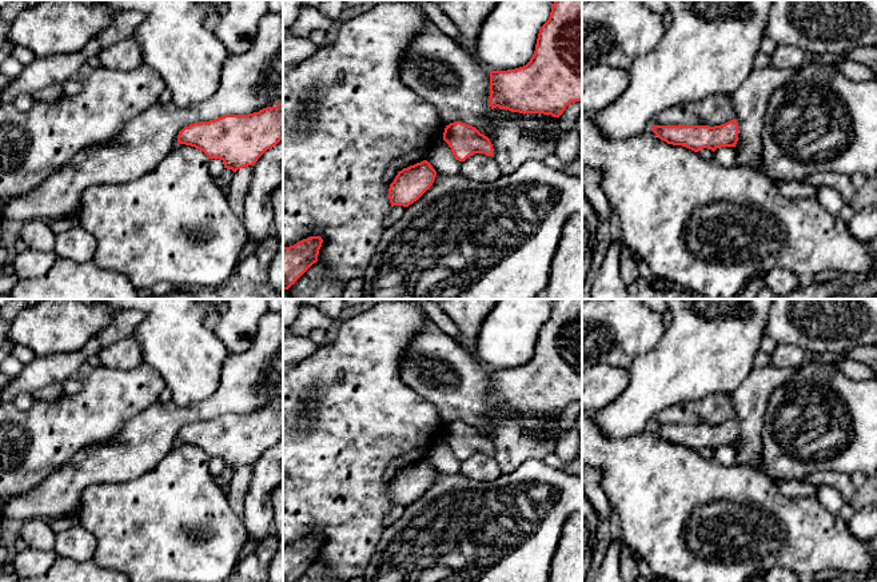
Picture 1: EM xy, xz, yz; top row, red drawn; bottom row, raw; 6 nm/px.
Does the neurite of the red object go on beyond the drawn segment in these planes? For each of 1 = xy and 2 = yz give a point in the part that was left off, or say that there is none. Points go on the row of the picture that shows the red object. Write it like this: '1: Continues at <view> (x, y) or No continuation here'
1: No continuation here
2: No continuation here

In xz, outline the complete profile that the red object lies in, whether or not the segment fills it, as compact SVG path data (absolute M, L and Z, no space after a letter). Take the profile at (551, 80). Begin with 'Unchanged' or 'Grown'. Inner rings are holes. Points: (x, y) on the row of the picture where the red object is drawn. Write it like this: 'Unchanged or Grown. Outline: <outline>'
Unchanged. Outline: M555 0L549 20L541 27L530 61L519 68L490 71L490 107L519 113L559 117L567 105L582 101L582 0Z

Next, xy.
Unchanged. Outline: M283 101L248 115L224 115L184 127L178 143L203 151L211 160L222 159L224 168L254 166L283 139Z

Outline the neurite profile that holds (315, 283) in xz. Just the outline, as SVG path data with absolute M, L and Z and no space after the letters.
M318 260L287 291L290 299L342 299L344 287Z

